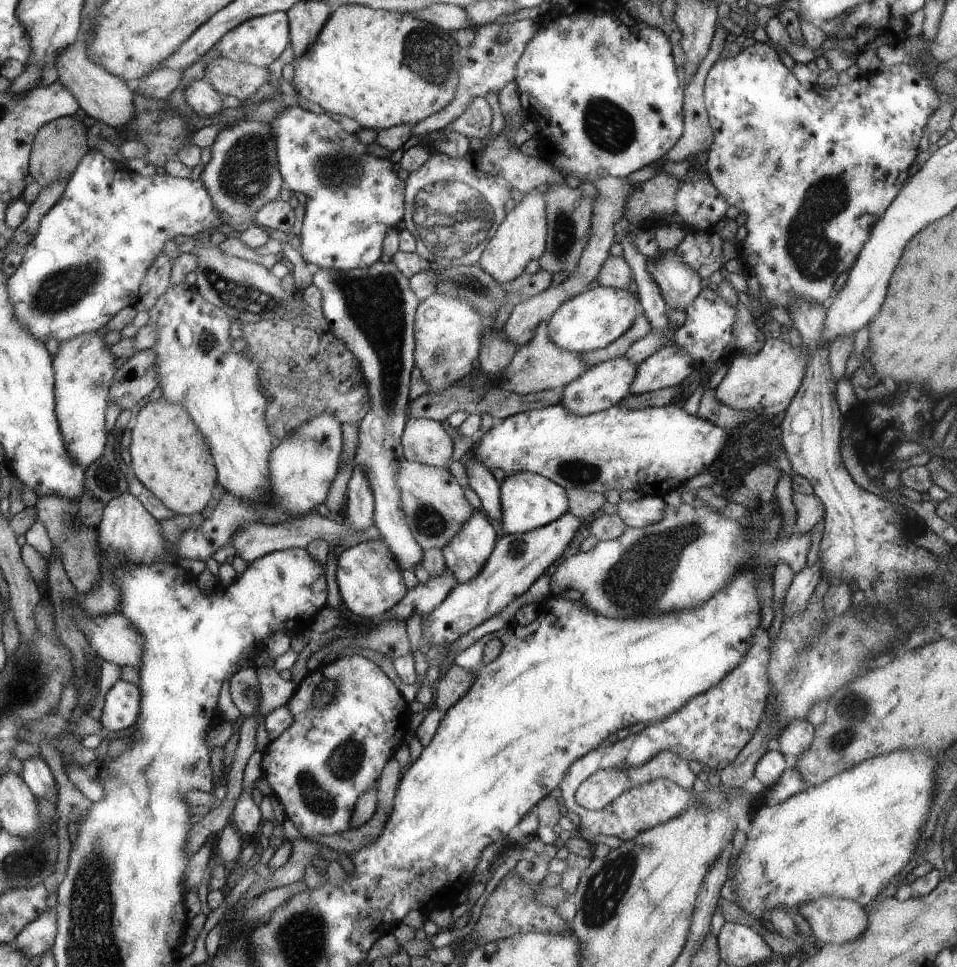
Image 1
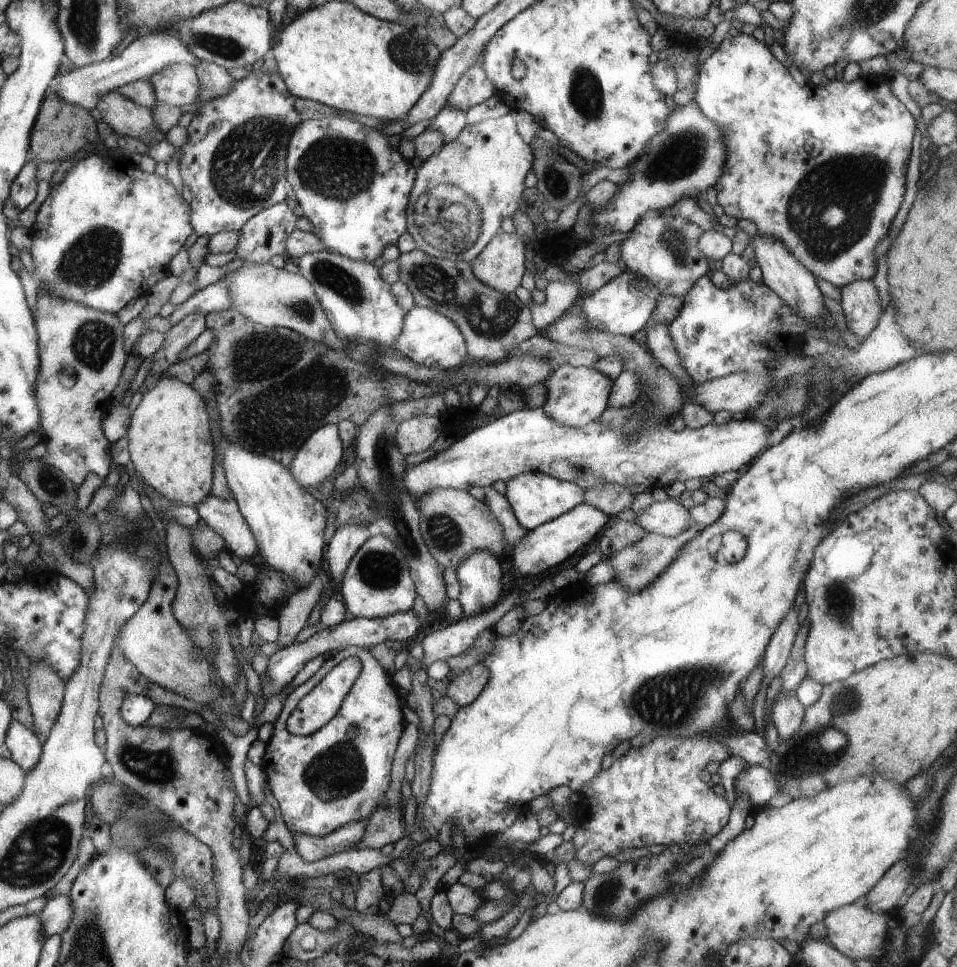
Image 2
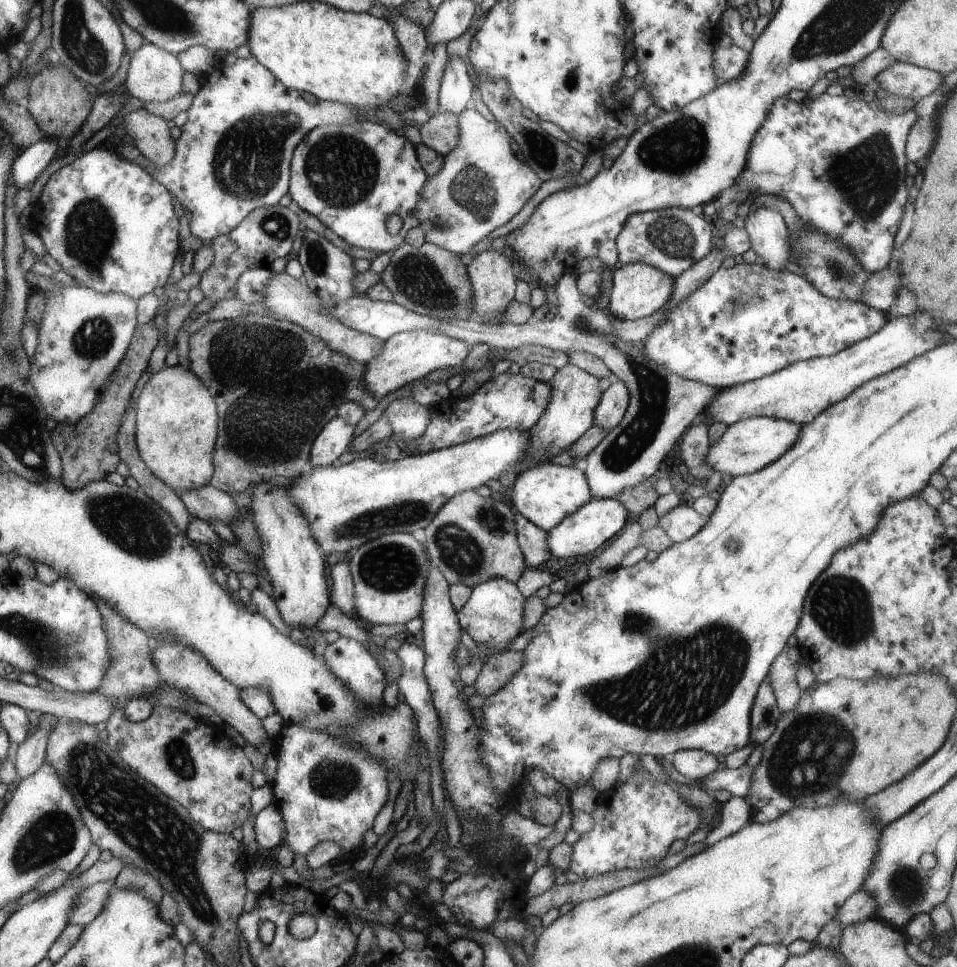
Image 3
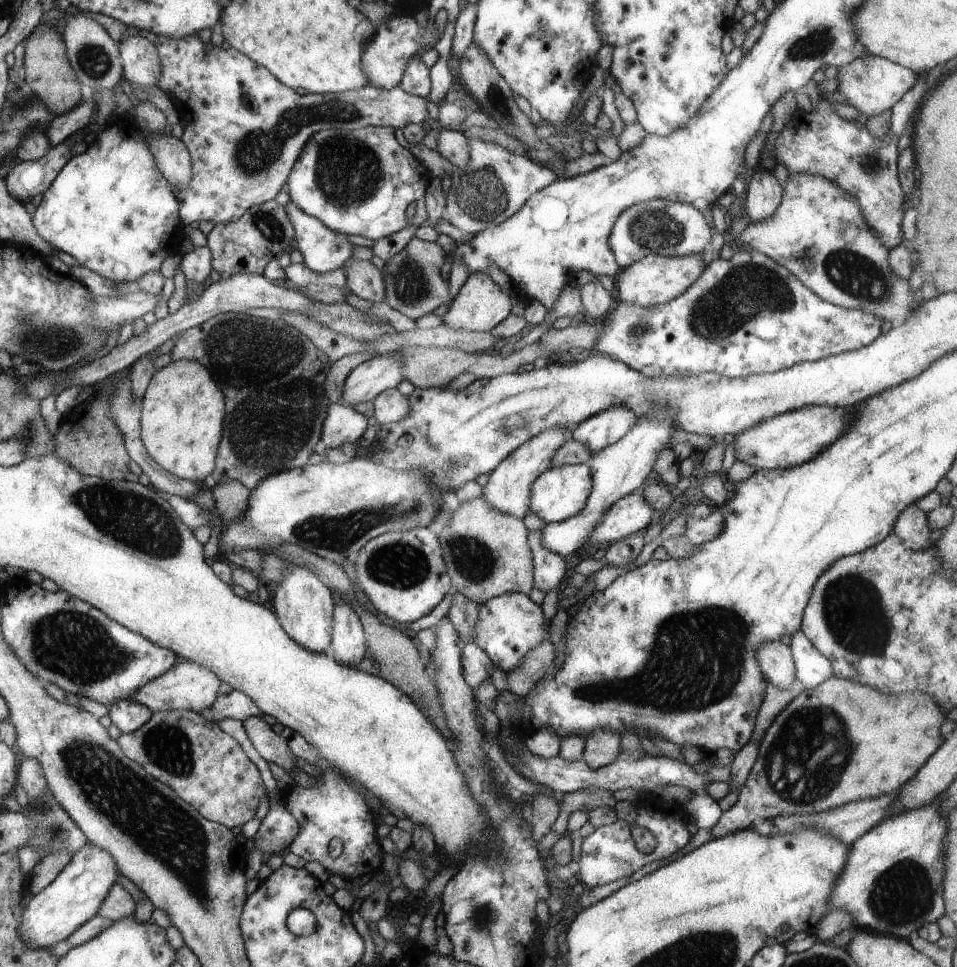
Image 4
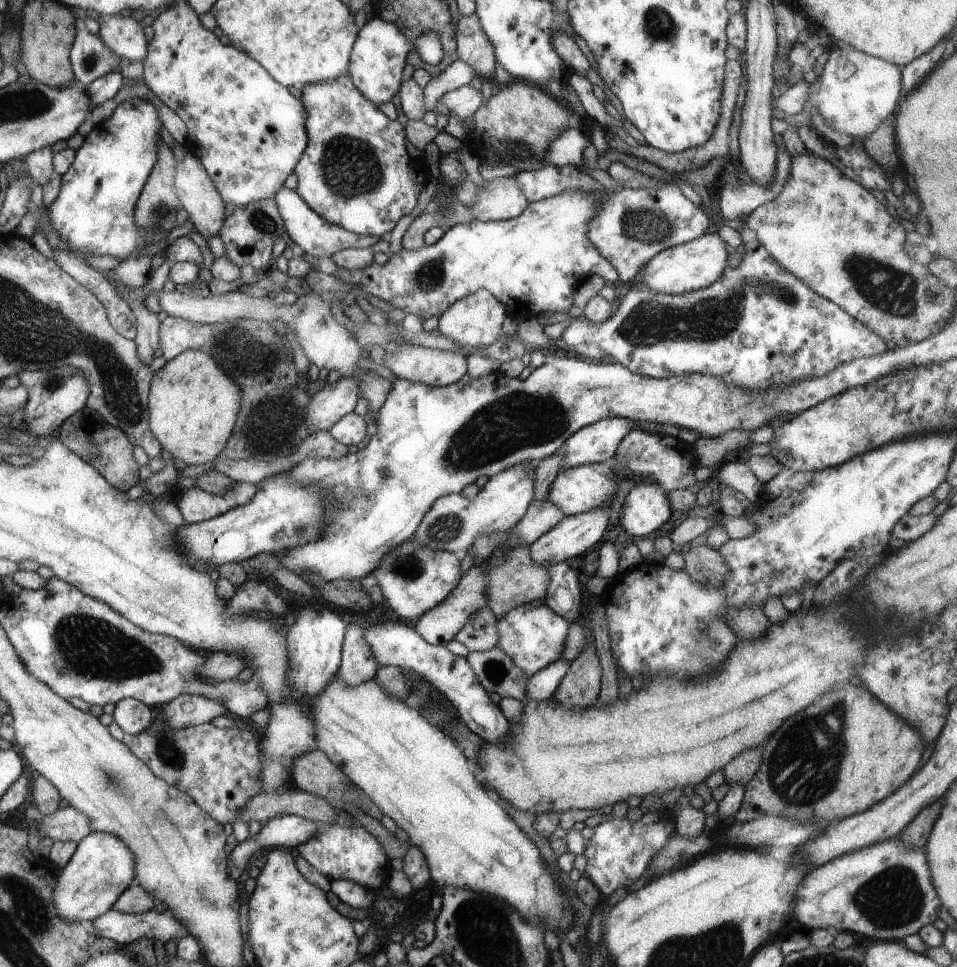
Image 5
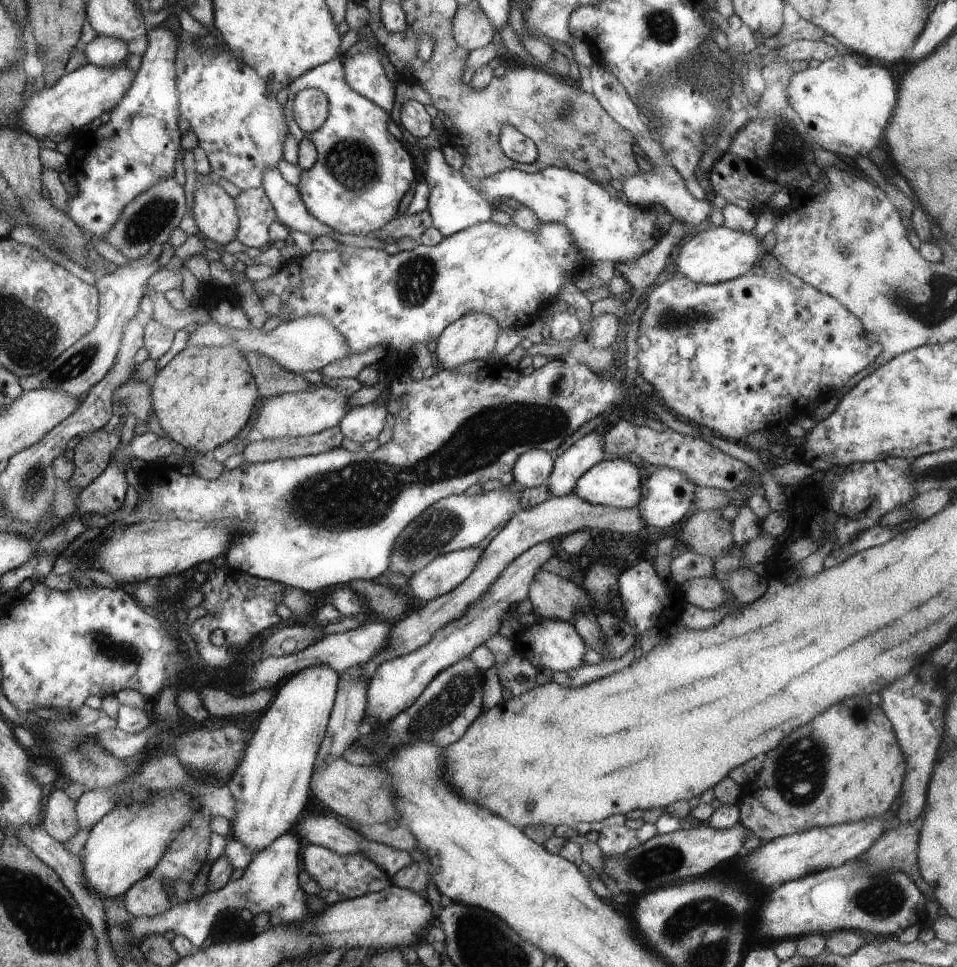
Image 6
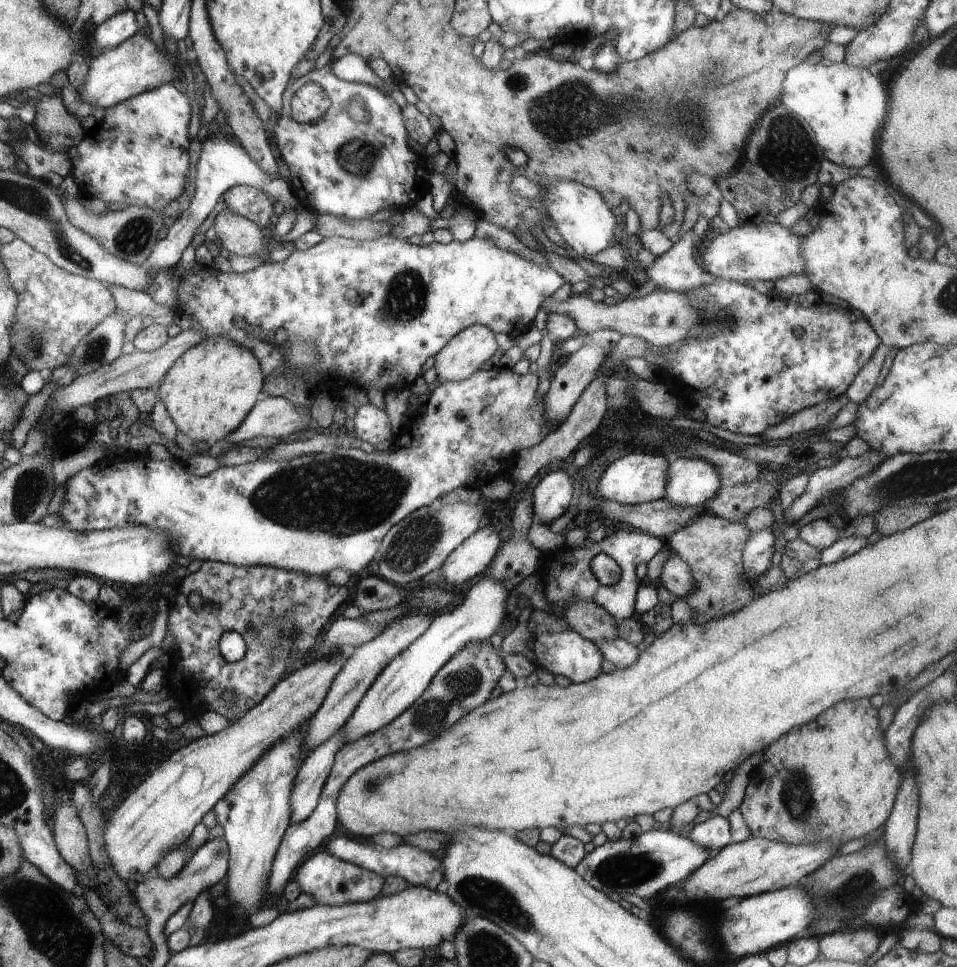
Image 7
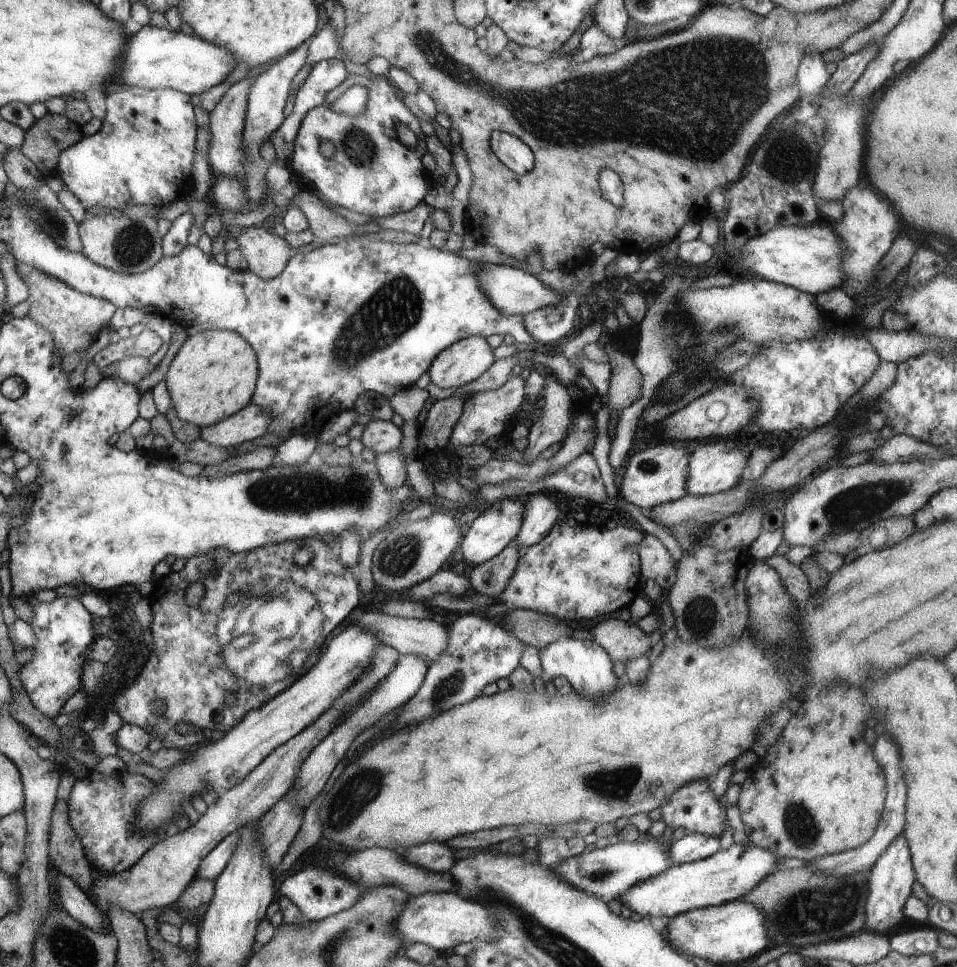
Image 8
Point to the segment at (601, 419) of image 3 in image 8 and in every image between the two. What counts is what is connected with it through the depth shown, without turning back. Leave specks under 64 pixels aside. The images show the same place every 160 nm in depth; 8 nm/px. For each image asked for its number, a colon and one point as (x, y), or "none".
4: (603, 429)
5: (596, 443)
6: (585, 453)
7: (552, 497)
8: (542, 512)

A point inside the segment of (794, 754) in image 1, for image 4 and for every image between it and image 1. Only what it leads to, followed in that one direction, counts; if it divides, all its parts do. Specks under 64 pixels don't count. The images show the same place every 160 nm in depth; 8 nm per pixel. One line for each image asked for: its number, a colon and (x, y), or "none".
2: (787, 713)
3: (782, 674)
4: (775, 658)

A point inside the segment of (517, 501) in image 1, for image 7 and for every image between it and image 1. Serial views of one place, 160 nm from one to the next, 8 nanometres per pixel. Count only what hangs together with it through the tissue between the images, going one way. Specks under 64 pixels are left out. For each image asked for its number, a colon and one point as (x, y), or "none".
2: (535, 498)
3: (544, 494)
4: (559, 493)
5: (575, 490)
6: (616, 482)
7: (638, 478)

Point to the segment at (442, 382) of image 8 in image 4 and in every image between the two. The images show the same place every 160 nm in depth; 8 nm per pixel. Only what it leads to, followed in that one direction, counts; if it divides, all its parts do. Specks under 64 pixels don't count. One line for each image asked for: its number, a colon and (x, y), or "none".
4: (480, 305)
5: (475, 321)
6: (473, 337)
7: (475, 345)

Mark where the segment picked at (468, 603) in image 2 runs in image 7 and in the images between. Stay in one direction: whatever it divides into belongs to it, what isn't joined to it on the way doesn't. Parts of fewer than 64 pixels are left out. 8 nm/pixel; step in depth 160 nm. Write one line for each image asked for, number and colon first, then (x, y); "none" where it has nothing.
3: (494, 615)
4: (509, 626)
5: (534, 637)
6: (555, 645)
7: (566, 653)

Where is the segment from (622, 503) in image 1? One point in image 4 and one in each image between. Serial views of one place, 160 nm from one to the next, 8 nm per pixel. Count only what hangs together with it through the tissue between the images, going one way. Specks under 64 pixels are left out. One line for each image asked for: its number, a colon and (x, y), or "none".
2: (670, 518)
3: (682, 522)
4: (699, 531)

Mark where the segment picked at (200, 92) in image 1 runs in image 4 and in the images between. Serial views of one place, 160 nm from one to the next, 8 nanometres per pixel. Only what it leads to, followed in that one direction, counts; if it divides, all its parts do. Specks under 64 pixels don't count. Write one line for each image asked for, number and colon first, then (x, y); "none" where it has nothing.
2: (178, 85)
3: (154, 75)
4: (140, 62)

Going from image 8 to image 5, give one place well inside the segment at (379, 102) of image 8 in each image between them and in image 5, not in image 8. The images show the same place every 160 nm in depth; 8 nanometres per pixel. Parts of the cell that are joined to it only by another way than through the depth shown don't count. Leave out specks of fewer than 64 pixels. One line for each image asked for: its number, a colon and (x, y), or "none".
5: (355, 172)
6: (361, 172)
7: (349, 169)

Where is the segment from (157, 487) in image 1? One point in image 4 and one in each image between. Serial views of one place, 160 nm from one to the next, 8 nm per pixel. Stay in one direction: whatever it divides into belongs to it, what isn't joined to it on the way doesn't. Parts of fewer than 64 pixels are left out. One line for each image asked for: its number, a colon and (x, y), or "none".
2: (169, 441)
3: (176, 420)
4: (183, 409)

